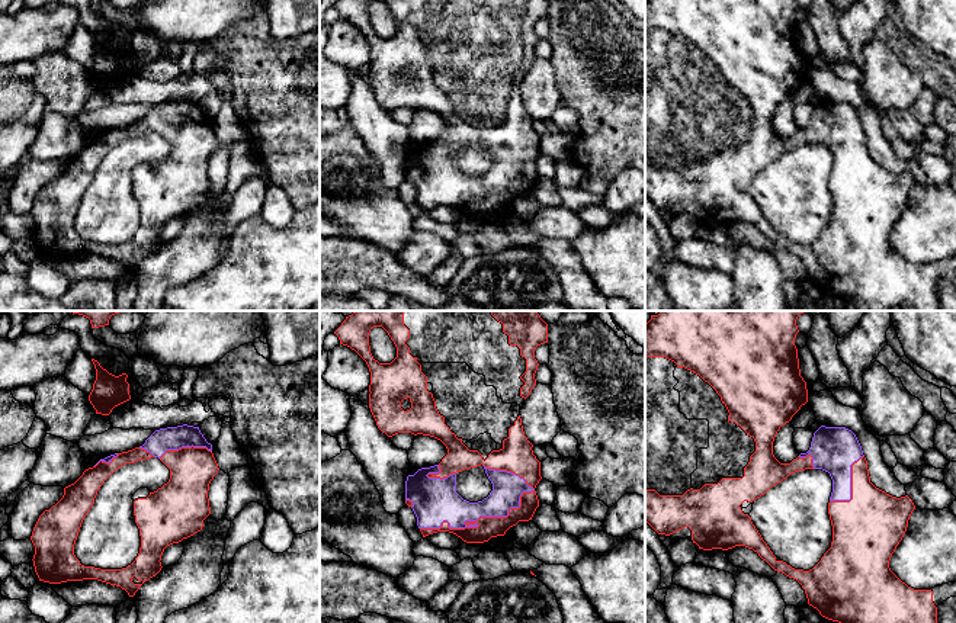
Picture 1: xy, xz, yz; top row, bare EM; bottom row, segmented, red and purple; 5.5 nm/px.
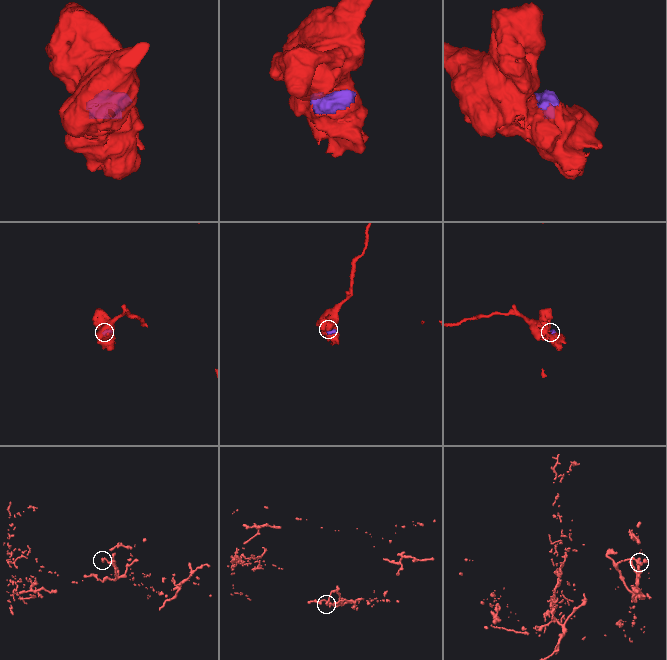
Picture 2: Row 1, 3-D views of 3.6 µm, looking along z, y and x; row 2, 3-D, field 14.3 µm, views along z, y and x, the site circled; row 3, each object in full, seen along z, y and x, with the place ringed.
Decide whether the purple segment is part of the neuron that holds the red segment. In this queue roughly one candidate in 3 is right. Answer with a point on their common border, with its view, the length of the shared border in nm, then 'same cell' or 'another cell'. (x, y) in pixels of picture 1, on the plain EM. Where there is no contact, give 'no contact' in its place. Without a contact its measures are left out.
meets red in xz at (481, 192); contact 650 nm long; same cell

